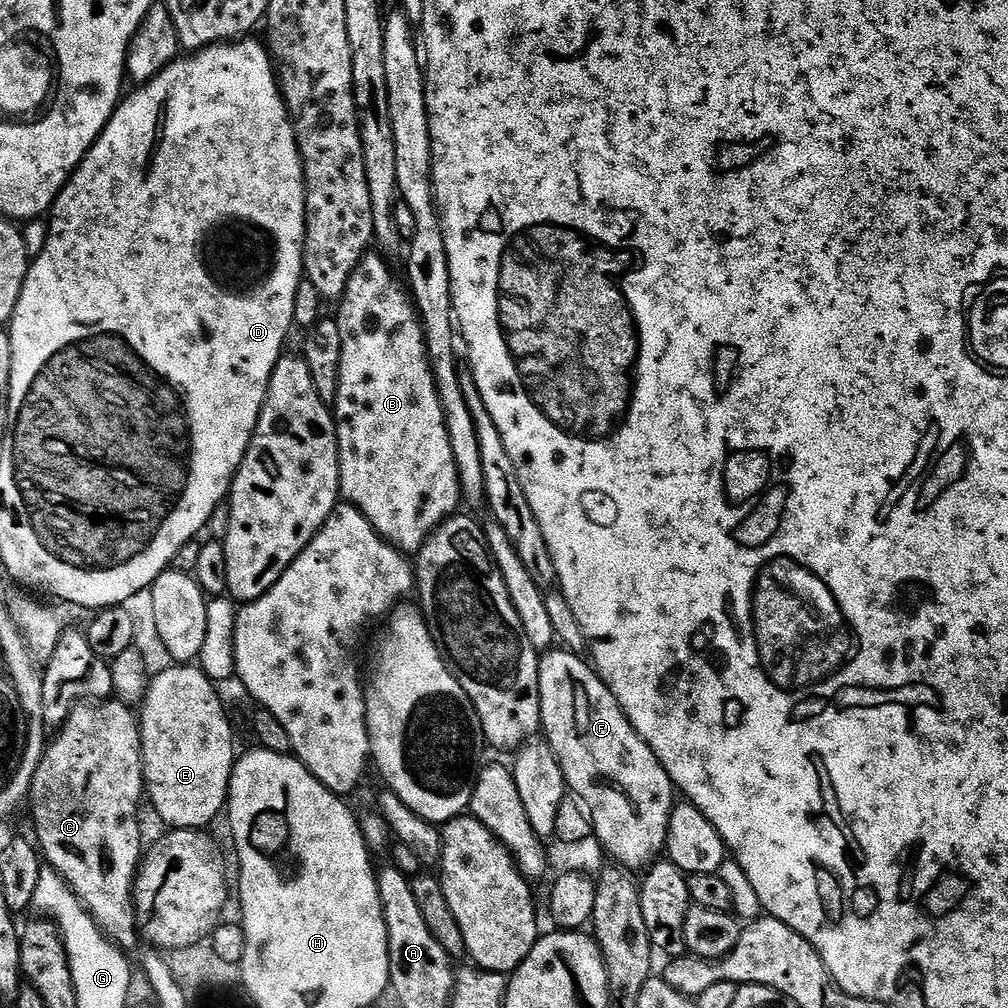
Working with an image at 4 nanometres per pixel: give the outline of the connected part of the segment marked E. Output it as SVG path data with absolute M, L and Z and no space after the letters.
M172 666L151 677L138 712L140 754L144 758L144 786L152 808L168 823L169 829L207 829L216 815L225 811L232 767L238 751L232 741L232 724L224 713L224 704L216 693L217 685L199 666Z

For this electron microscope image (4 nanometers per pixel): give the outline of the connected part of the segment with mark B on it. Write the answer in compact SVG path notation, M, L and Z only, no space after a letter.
M365 255L354 270L338 301L340 313L334 316L340 331L340 373L334 401L340 451L340 495L353 504L393 548L416 554L443 520L457 515L462 479L450 446L450 434L415 303L407 291L400 292L391 266L382 257L372 255Z

